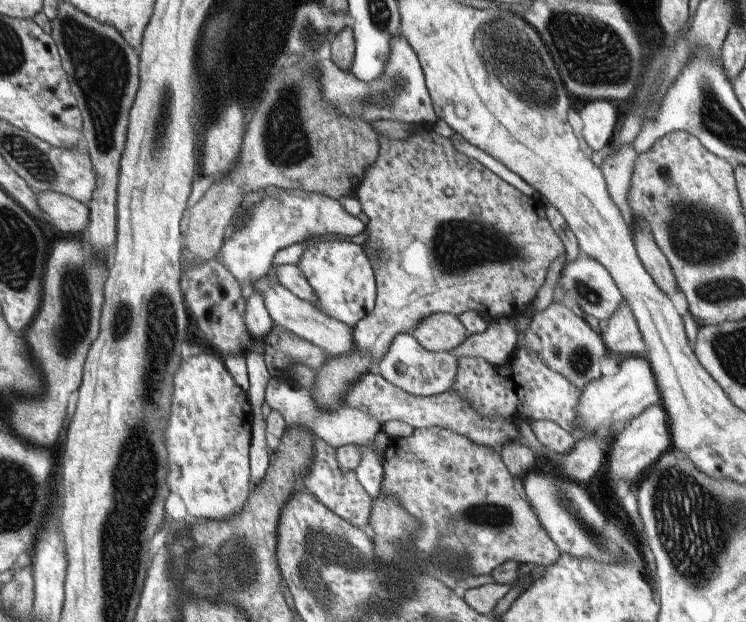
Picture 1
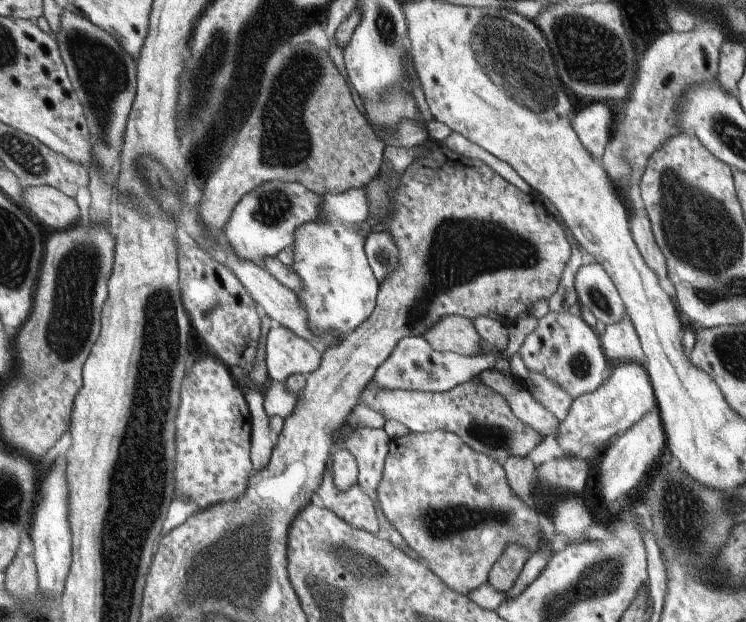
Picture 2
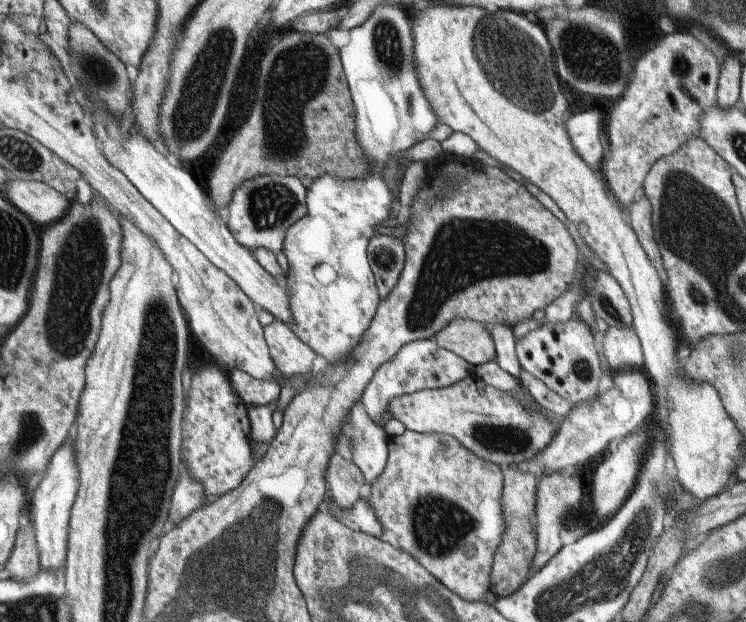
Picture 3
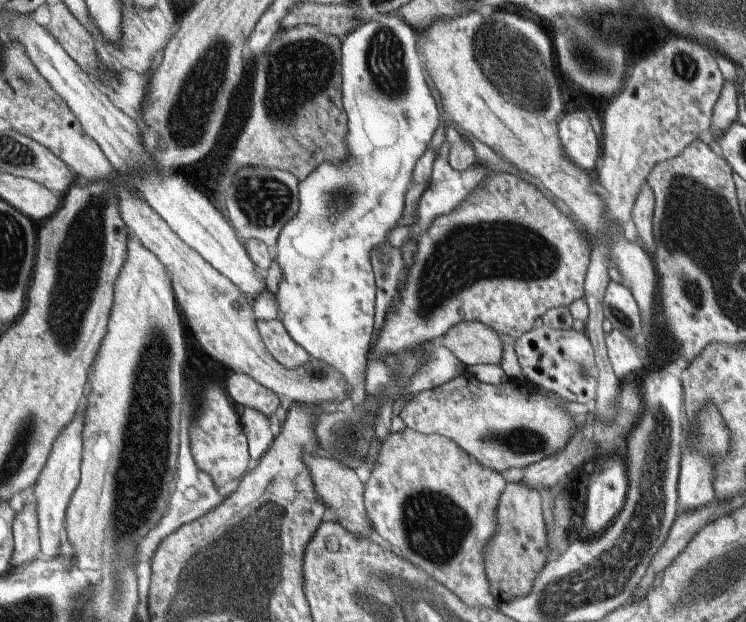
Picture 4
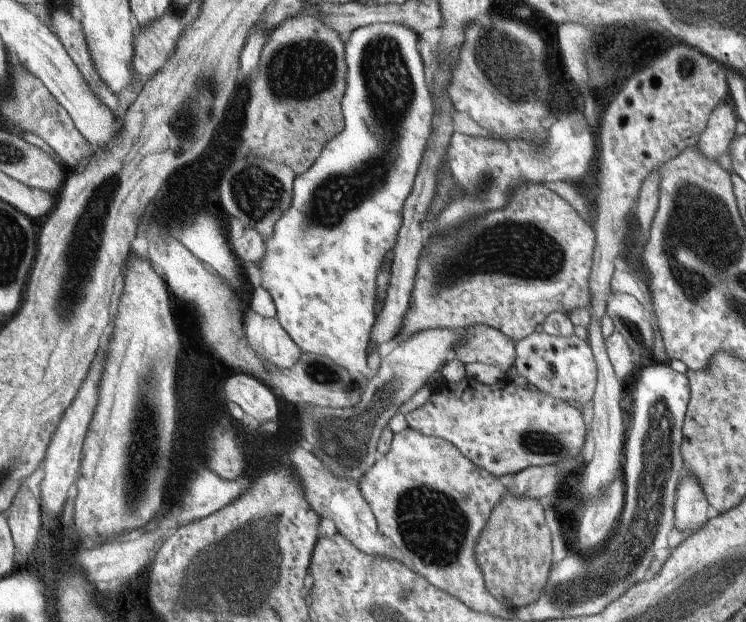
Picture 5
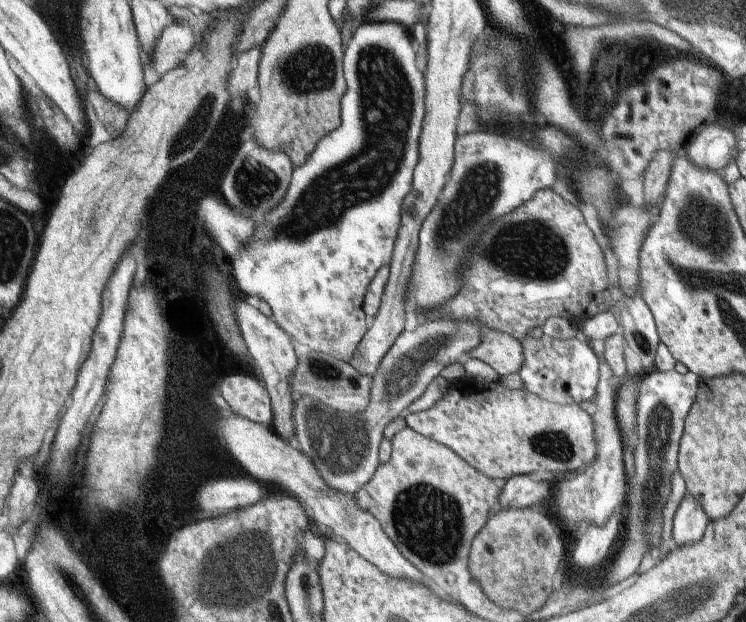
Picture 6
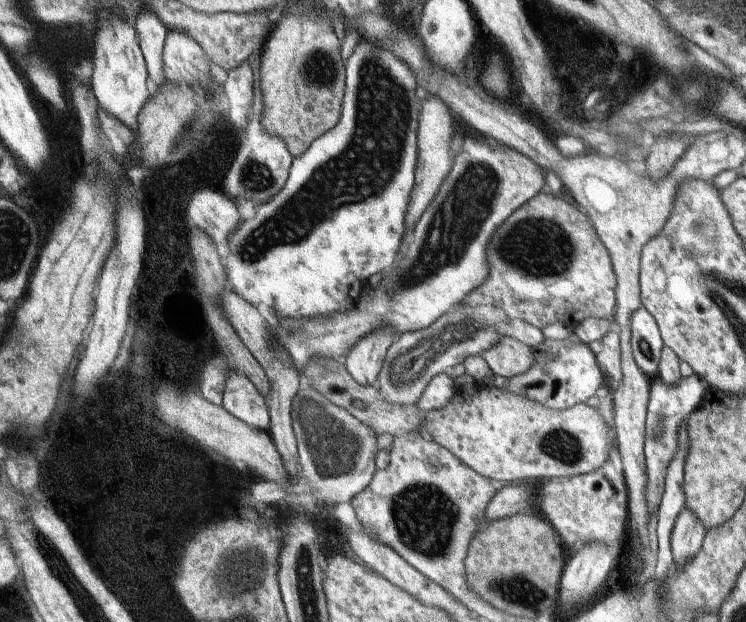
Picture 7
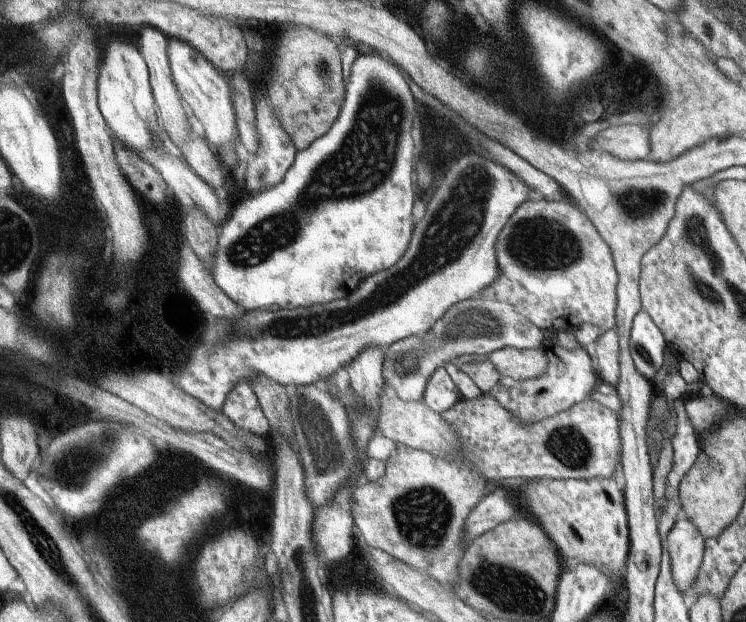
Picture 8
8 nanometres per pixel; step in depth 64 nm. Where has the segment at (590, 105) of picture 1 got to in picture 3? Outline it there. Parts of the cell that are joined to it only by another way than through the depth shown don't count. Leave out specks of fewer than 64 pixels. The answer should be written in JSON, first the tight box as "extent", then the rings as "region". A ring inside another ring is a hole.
{"extent":[565,108,605,169],"region":[[[600,108],[568,114],[565,119],[571,146],[589,168],[595,169],[601,166],[605,126],[605,116]]]}

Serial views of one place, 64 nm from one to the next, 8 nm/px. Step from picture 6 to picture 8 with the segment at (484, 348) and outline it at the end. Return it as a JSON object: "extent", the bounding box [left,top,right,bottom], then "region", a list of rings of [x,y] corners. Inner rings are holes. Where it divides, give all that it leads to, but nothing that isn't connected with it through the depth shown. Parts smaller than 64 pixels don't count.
{"extent":[486,346,547,380],"region":[[[505,346],[486,355],[500,377],[513,380],[531,380],[545,372],[547,363],[541,349],[519,349]]]}

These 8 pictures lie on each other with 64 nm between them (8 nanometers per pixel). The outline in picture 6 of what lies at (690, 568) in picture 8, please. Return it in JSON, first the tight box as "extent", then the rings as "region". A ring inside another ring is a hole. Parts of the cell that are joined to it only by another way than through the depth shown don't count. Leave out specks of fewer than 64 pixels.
{"extent":[670,492,709,548],"region":[[[685,492],[677,510],[673,512],[670,536],[673,536],[675,546],[679,548],[683,544],[693,544],[695,540],[699,540],[708,521],[709,518],[699,506],[699,500],[695,500]]]}

